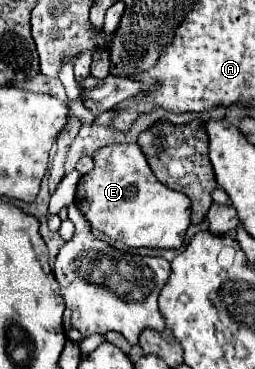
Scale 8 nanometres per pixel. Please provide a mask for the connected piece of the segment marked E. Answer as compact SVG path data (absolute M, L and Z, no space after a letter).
M111 144L101 148L95 154L95 168L79 180L75 204L91 222L91 228L131 248L181 248L191 224L189 198L155 178L137 144Z

